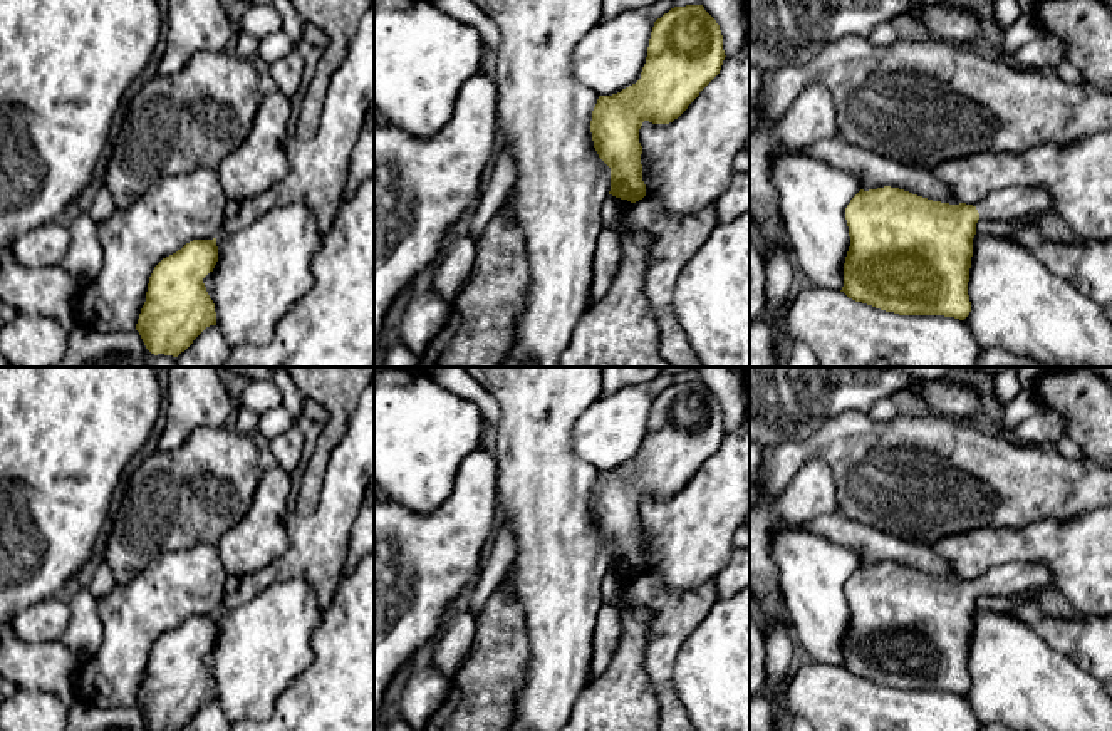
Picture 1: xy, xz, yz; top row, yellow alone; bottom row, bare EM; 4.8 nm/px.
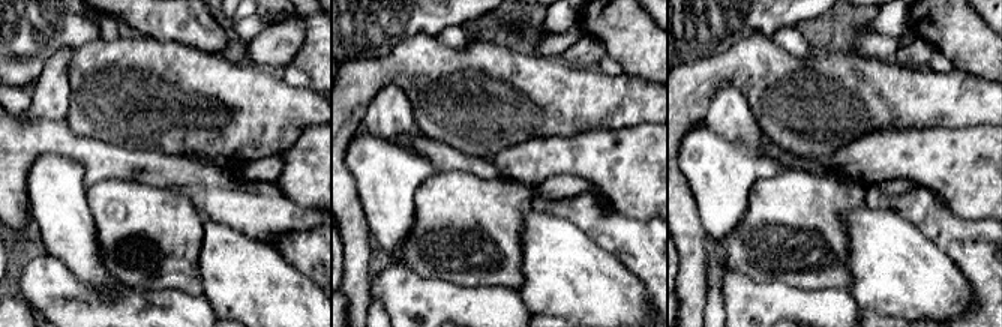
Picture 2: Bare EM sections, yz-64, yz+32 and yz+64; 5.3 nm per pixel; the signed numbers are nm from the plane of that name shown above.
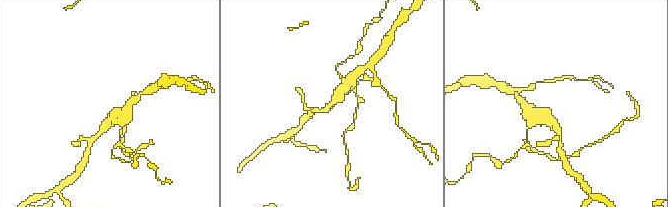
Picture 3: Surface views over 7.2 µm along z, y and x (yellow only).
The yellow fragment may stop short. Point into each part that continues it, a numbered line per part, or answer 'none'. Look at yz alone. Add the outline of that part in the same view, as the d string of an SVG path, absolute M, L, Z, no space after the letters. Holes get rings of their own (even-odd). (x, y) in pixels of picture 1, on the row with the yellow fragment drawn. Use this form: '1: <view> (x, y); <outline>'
1: yz (1008, 203); M1010 186L990 193L976 205L979 218L1008 221L1052 206L1052 196L1045 189Z

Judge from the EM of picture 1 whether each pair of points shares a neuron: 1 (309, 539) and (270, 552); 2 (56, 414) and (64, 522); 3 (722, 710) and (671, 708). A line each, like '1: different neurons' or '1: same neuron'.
1: different neurons
2: same neuron
3: different neurons

